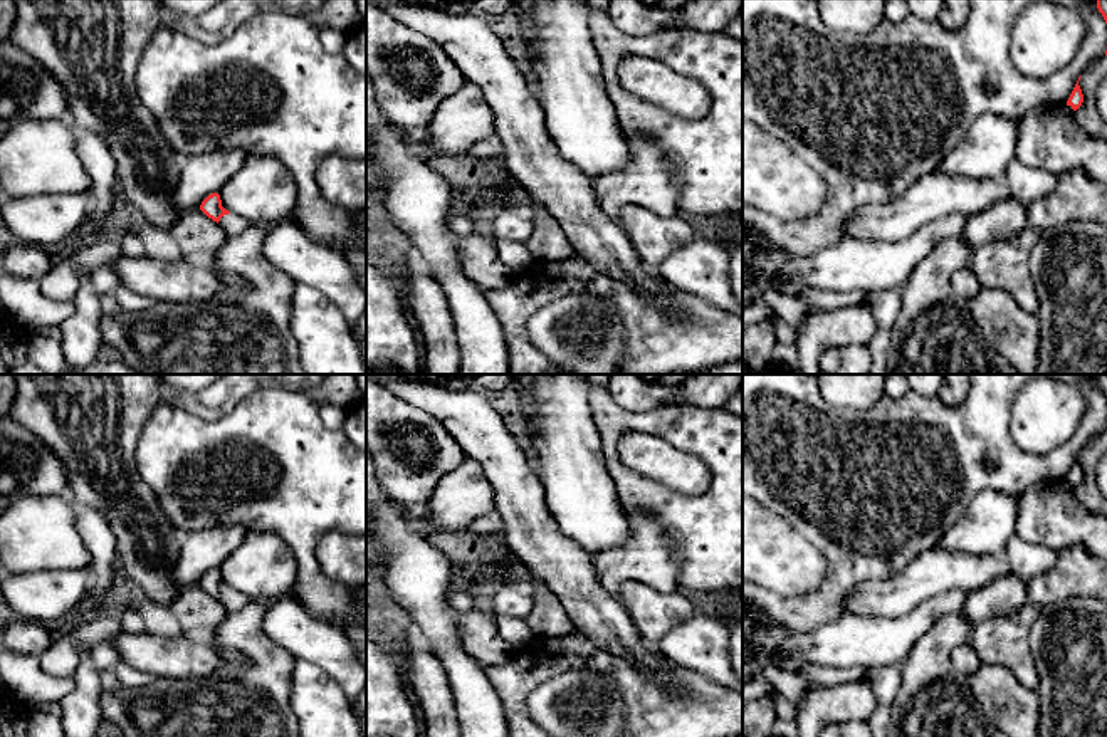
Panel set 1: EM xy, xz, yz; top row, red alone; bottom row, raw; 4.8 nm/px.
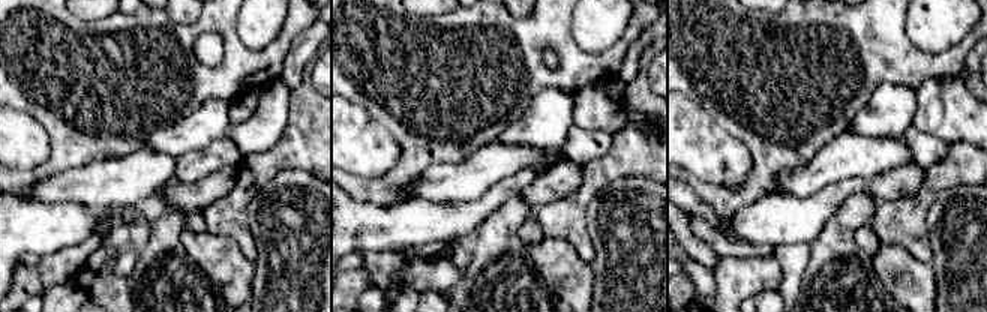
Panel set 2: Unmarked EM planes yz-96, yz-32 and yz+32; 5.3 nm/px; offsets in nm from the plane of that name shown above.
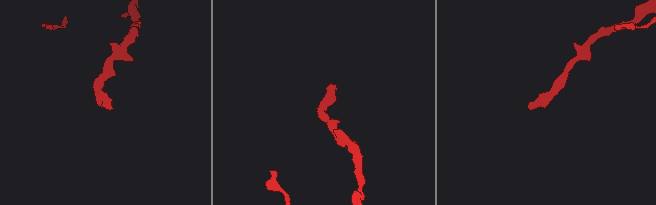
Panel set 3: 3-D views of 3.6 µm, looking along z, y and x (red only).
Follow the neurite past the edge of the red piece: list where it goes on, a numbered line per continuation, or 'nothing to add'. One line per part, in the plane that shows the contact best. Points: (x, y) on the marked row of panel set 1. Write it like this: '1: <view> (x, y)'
1: xy (232, 225)

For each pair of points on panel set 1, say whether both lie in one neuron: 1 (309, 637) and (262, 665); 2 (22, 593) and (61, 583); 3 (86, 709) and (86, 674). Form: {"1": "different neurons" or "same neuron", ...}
{"1": "different neurons", "2": "same neuron", "3": "same neuron"}

